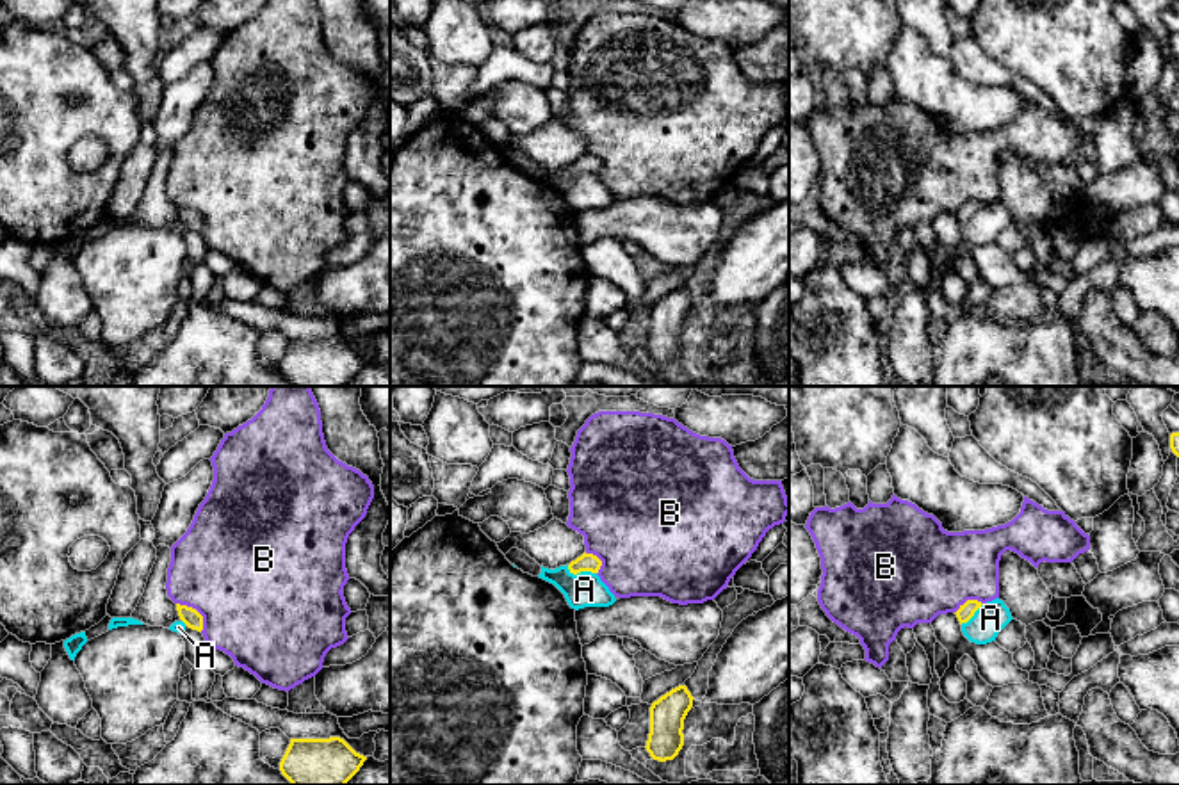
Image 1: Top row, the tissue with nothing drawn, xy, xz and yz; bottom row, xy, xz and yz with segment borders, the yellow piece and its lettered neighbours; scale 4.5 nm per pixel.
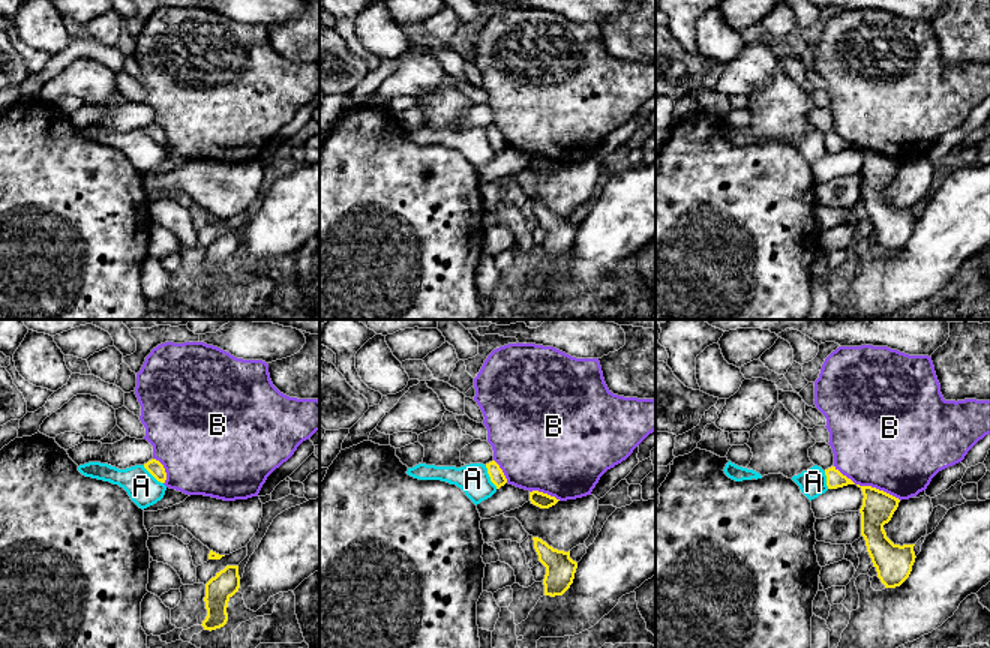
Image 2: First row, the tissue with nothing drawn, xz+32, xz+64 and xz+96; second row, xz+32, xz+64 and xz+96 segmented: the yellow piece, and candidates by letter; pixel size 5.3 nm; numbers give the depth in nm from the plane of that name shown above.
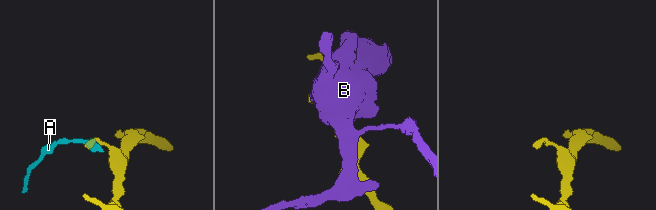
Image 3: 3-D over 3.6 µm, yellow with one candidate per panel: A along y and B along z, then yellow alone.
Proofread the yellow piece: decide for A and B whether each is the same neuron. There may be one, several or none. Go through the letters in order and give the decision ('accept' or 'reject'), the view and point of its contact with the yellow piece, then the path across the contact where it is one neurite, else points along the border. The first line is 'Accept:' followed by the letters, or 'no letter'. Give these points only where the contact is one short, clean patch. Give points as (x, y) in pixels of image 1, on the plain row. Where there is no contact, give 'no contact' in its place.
Accept: no letter
A: reject; meets yellow in xz at (581, 171); border along xz (567, 166), (574, 175), (595, 175)
B: reject; meets yellow in xy at (196, 212)

